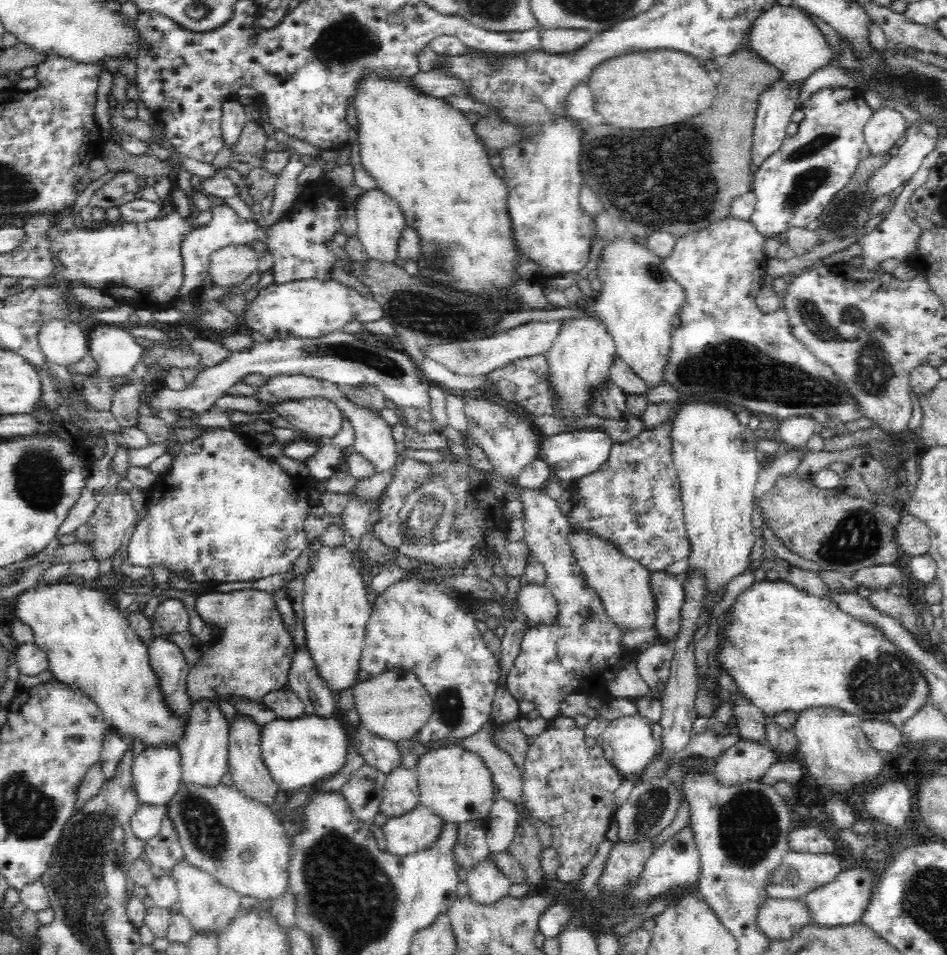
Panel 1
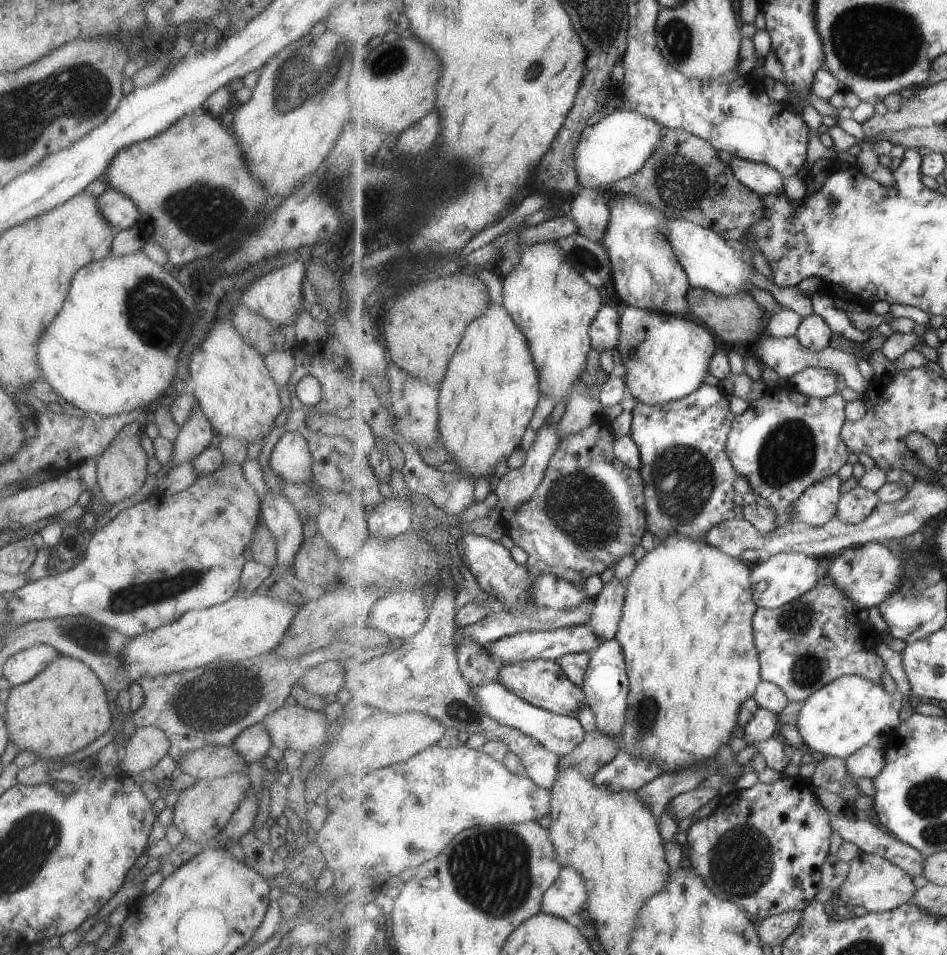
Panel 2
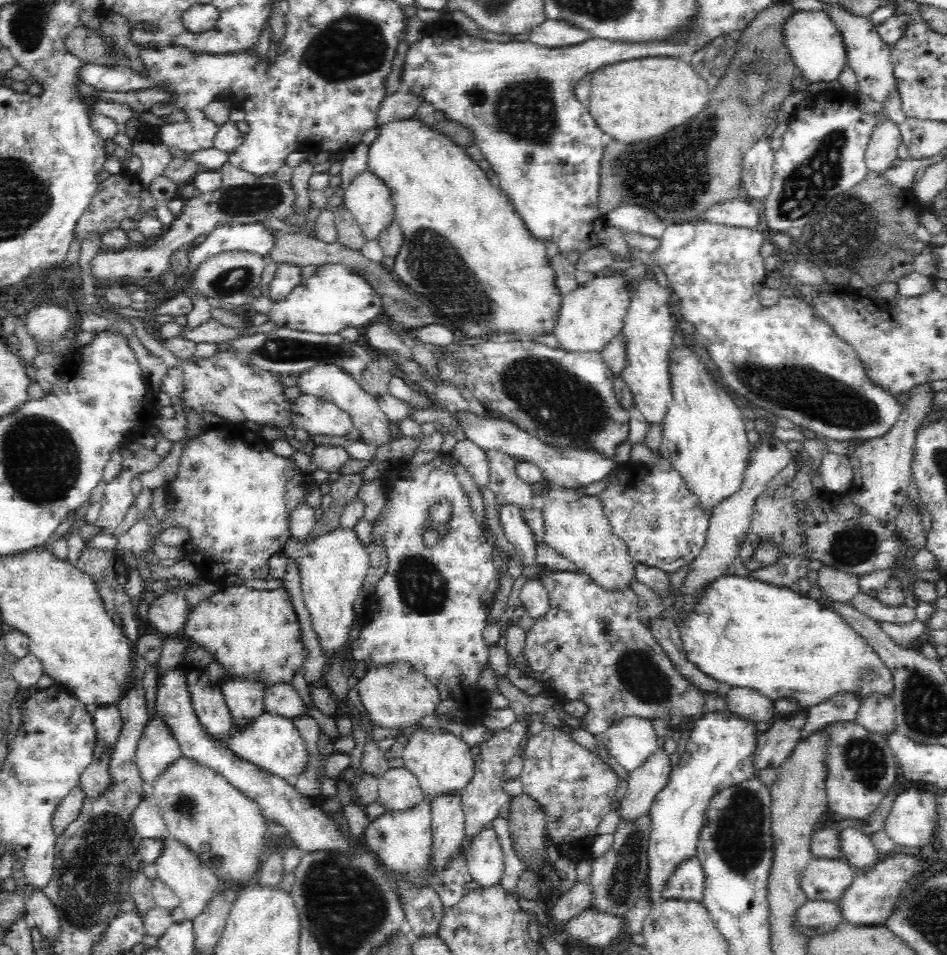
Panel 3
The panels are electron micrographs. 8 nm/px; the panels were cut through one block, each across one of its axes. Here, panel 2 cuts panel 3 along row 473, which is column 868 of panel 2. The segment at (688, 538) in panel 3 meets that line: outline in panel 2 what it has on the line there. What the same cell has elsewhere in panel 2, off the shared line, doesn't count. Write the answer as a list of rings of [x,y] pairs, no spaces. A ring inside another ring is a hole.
[[[828,574],[822,575],[820,581],[817,582],[817,586],[813,586],[809,592],[801,594],[799,598],[795,598],[795,600],[785,603],[777,609],[758,607],[757,614],[755,614],[754,618],[754,629],[757,637],[757,650],[759,650],[761,659],[761,678],[763,681],[772,682],[777,684],[777,686],[781,686],[781,690],[784,690],[785,696],[789,698],[789,702],[807,702],[809,698],[812,697],[812,694],[815,694],[830,682],[845,675],[861,675],[879,684],[883,673],[887,673],[885,662],[883,662],[881,656],[875,651],[875,647],[880,643],[880,633],[877,632],[873,624],[869,622],[868,610],[863,610],[857,602],[853,602]]]

